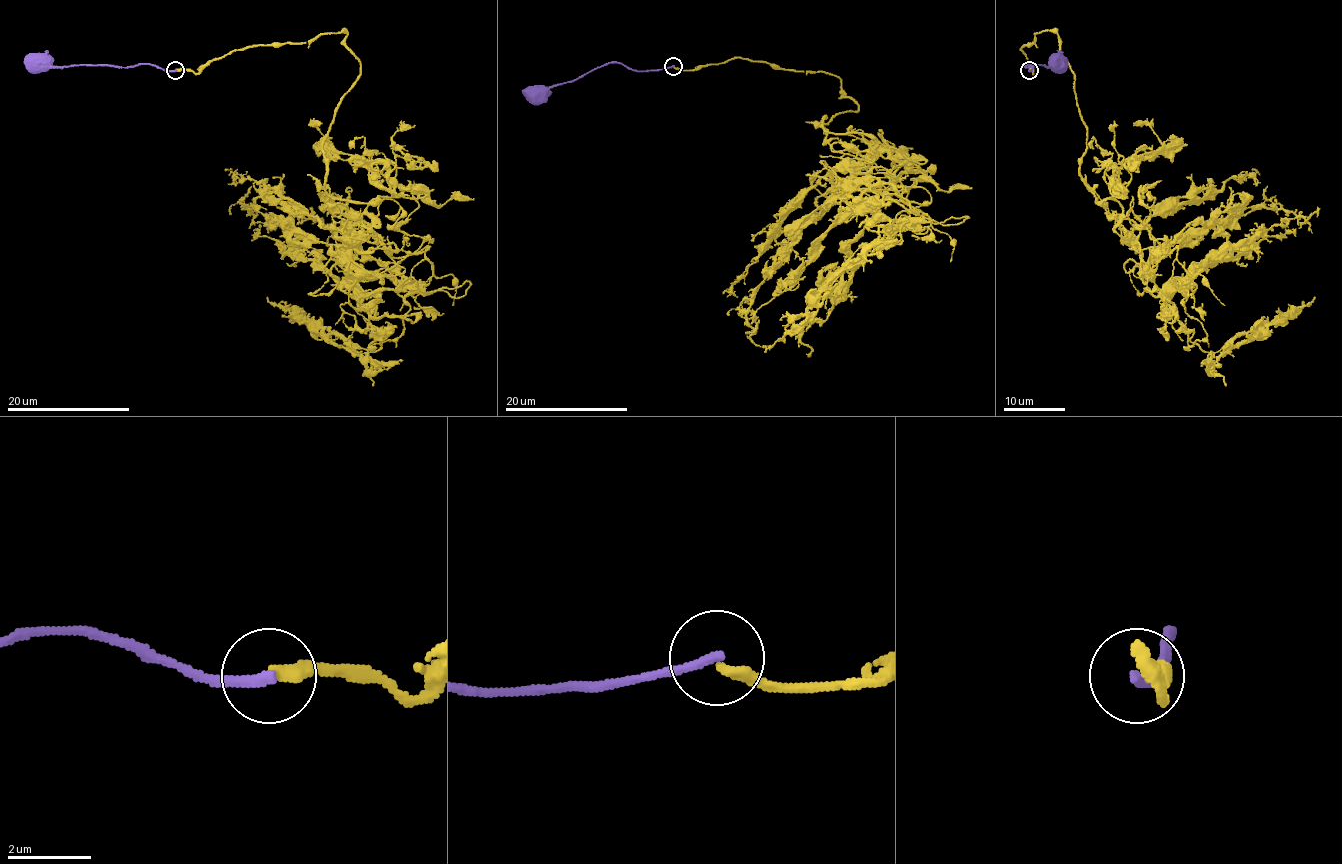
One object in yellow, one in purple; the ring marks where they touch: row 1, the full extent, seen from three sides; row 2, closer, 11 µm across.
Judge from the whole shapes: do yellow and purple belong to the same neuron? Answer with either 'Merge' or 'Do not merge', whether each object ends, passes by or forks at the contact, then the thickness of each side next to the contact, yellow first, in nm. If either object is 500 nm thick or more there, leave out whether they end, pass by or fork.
Do not merge. At the ring yellow ends. At the ring purple ends. Thickness 280 nm (yellow) against 240 nm

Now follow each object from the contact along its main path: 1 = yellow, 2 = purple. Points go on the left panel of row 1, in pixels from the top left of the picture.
1: (176, 70), (342, 31), (359, 73), (322, 144), (328, 208), (368, 272), (425, 256), (396, 275), (310, 208)
2: (176, 70), (137, 64), (120, 67), (43, 67), (38, 64)

